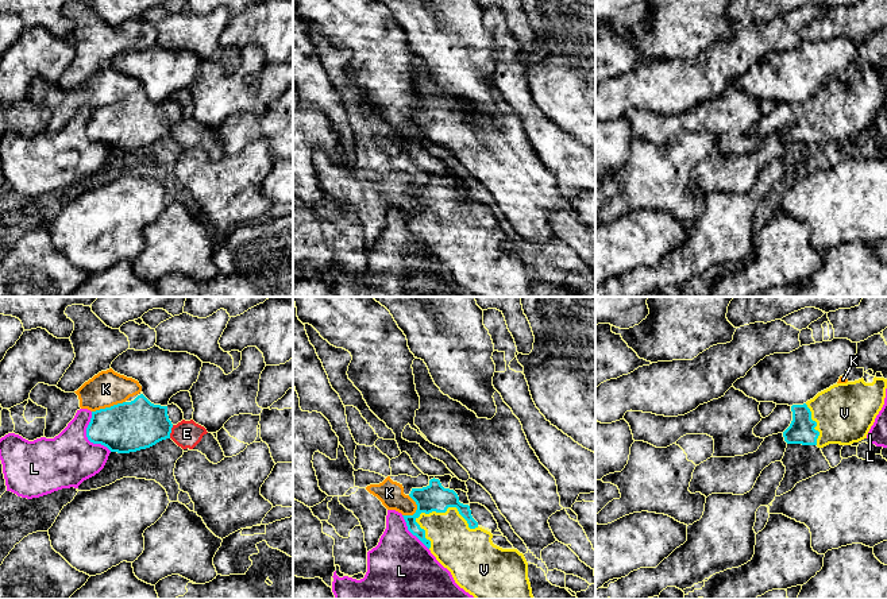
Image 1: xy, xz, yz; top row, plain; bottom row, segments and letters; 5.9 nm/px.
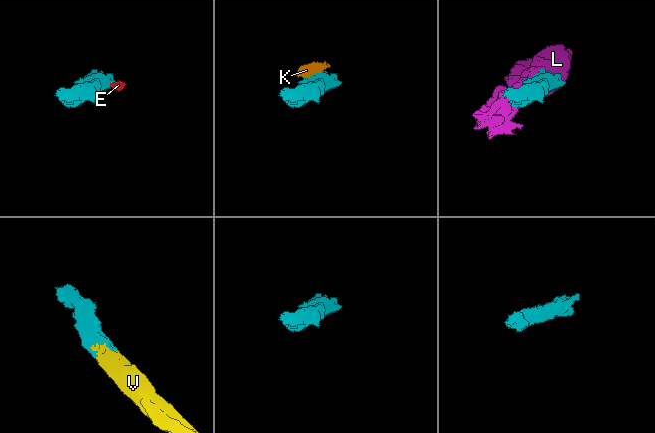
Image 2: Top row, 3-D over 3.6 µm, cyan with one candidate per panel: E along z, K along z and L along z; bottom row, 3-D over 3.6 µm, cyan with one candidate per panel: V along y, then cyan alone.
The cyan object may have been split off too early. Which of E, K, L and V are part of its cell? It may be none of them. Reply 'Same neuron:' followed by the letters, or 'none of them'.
Same neuron: V

